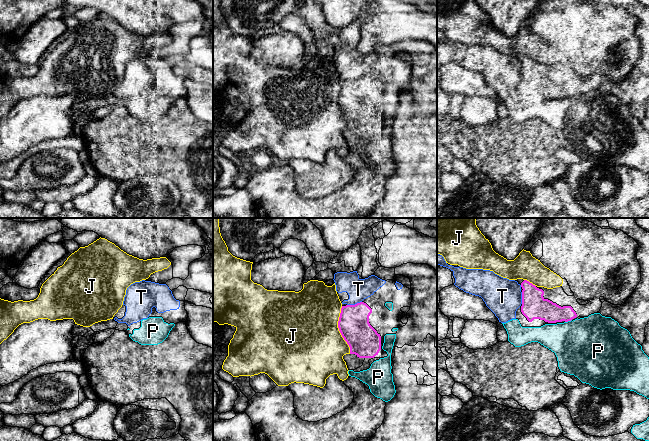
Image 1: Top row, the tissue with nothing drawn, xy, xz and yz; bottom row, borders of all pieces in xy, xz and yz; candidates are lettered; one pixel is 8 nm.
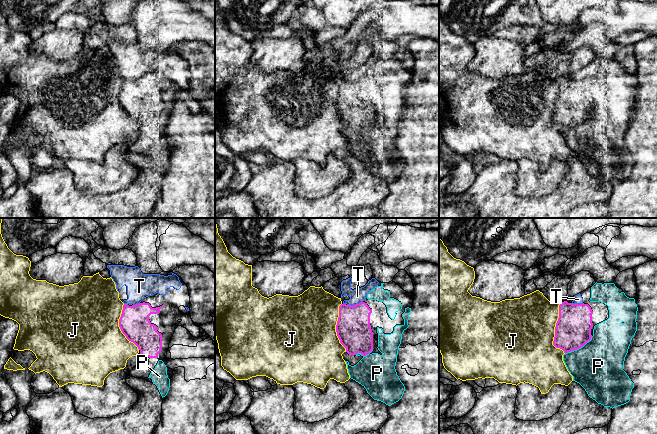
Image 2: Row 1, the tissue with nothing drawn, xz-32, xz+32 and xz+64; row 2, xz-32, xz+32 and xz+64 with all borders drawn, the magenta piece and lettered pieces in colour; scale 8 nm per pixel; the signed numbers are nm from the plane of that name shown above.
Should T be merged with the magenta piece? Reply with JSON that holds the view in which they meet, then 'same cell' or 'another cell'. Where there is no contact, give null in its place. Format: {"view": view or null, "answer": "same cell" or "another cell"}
{"view": "xz", "answer": "another cell"}

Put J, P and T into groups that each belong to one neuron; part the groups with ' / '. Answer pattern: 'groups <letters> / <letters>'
groups J / P T

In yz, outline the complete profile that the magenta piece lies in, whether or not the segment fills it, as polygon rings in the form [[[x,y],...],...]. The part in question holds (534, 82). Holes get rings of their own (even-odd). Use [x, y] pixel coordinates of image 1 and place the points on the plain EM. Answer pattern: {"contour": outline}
{"contour": [[[527,56],[521,59],[522,82],[521,88],[529,98],[534,95],[548,99],[568,98],[577,93],[571,82],[559,82],[543,73],[544,67]]]}

